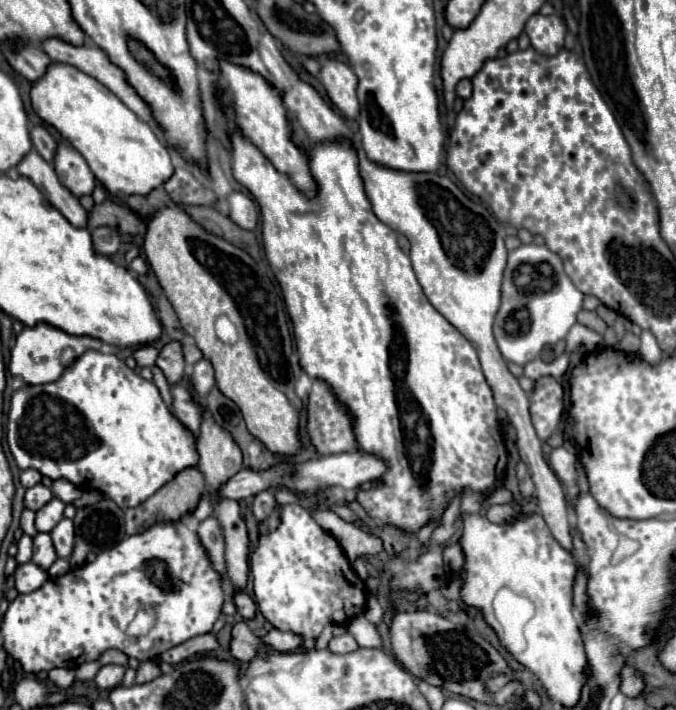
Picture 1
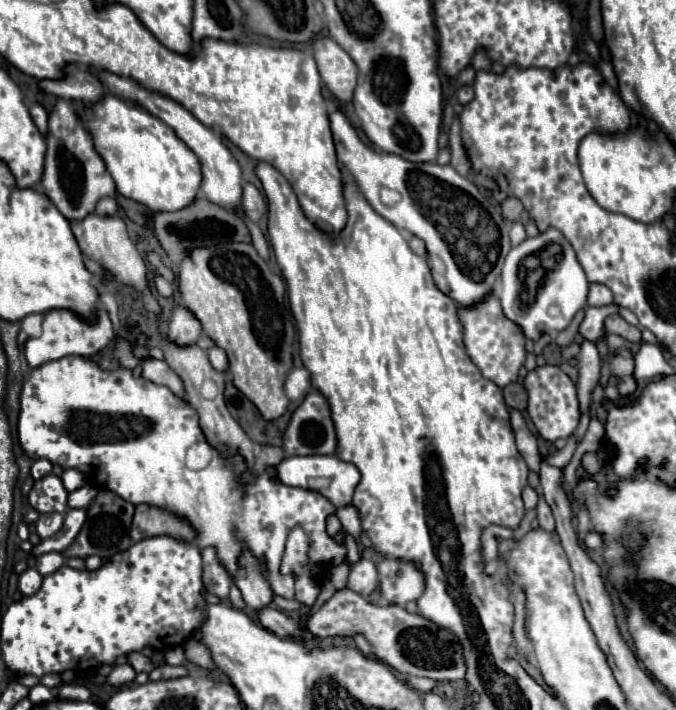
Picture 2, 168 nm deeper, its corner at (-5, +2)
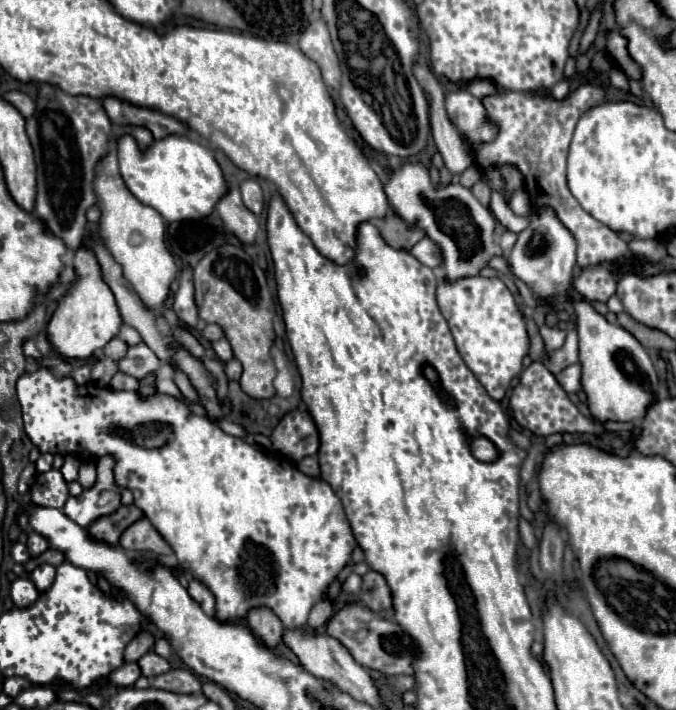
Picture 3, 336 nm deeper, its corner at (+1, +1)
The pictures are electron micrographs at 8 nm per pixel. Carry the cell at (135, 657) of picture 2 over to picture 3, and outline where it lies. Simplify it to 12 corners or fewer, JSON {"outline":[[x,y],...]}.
{"outline":[[156,653],[138,659],[142,675],[154,677],[166,673],[170,663]]}

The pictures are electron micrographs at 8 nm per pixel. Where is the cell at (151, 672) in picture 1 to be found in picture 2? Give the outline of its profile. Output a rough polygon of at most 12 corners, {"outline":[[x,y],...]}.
{"outline":[[158,666],[150,680],[182,678],[188,674],[184,666]]}

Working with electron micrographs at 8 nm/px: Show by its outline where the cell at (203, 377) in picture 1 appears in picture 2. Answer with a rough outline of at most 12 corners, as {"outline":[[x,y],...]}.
{"outline":[[218,346],[208,350],[216,370],[228,370],[228,356]]}

